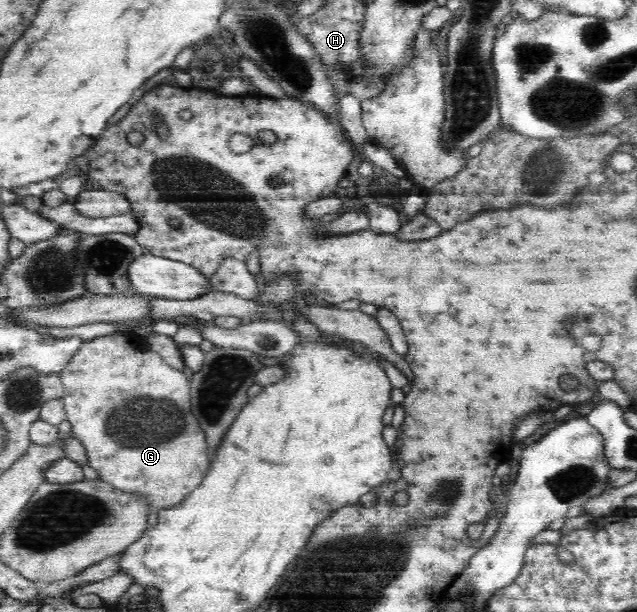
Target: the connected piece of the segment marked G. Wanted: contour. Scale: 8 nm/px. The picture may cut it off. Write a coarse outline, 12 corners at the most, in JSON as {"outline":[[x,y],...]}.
{"outline":[[134,331],[63,402],[99,480],[178,506],[211,465],[190,380]]}

